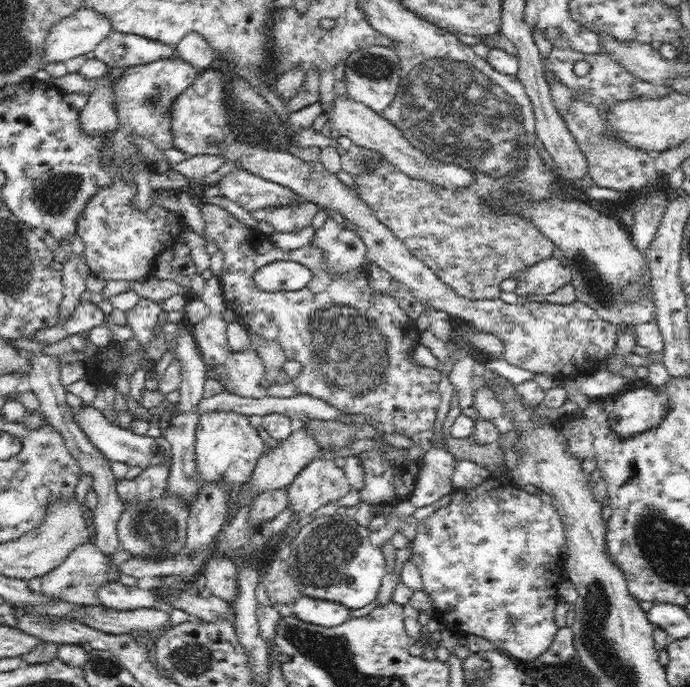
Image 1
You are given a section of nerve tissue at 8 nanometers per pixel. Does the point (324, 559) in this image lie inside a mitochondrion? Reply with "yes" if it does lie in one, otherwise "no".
yes

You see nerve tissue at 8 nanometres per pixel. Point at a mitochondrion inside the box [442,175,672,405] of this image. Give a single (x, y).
(600, 290)

